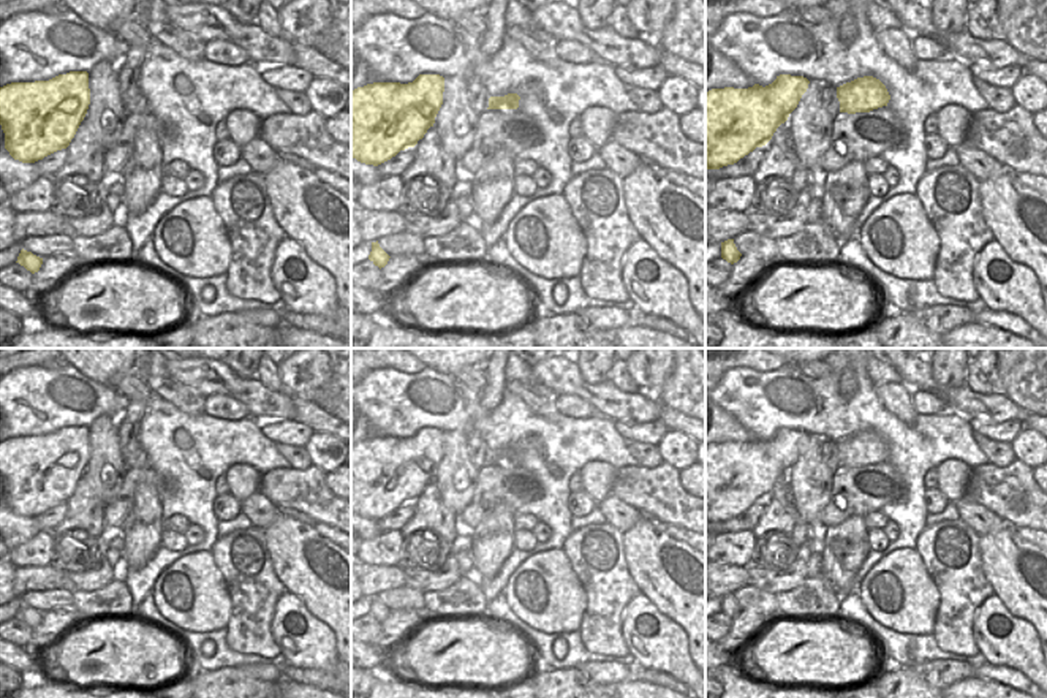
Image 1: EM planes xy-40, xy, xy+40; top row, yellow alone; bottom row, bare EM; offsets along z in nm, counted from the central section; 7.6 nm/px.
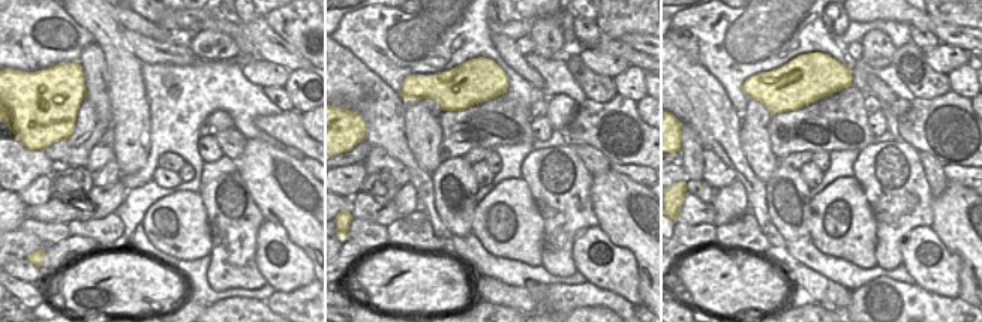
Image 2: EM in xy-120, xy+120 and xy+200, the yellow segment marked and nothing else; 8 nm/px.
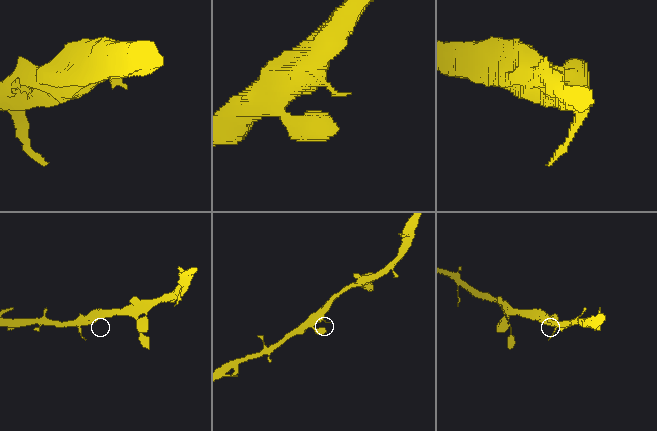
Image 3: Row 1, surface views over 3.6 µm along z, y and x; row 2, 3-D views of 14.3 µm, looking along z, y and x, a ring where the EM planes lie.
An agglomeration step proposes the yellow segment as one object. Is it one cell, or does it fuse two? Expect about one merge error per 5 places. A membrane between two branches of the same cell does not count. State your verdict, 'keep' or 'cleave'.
keep

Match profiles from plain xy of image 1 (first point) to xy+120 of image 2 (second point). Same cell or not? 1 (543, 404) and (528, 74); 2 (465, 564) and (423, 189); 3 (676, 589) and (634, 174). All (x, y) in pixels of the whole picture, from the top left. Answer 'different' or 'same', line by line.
1: same
2: same
3: different

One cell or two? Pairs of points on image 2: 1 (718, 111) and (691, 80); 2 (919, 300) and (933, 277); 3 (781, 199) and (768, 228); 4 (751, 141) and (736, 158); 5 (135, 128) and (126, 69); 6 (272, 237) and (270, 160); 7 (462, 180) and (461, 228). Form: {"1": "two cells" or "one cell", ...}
{"1": "one cell", "2": "two cells", "3": "two cells", "4": "two cells", "5": "one cell", "6": "two cells", "7": "one cell"}

